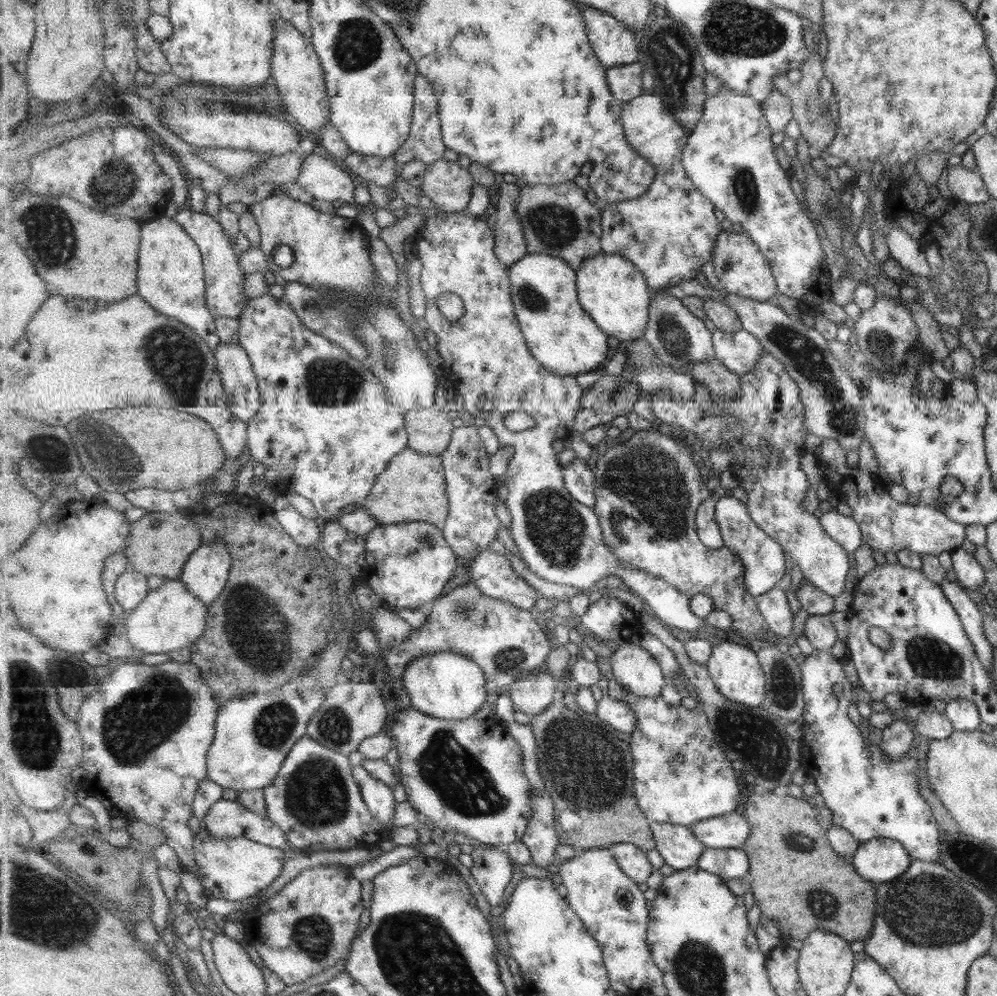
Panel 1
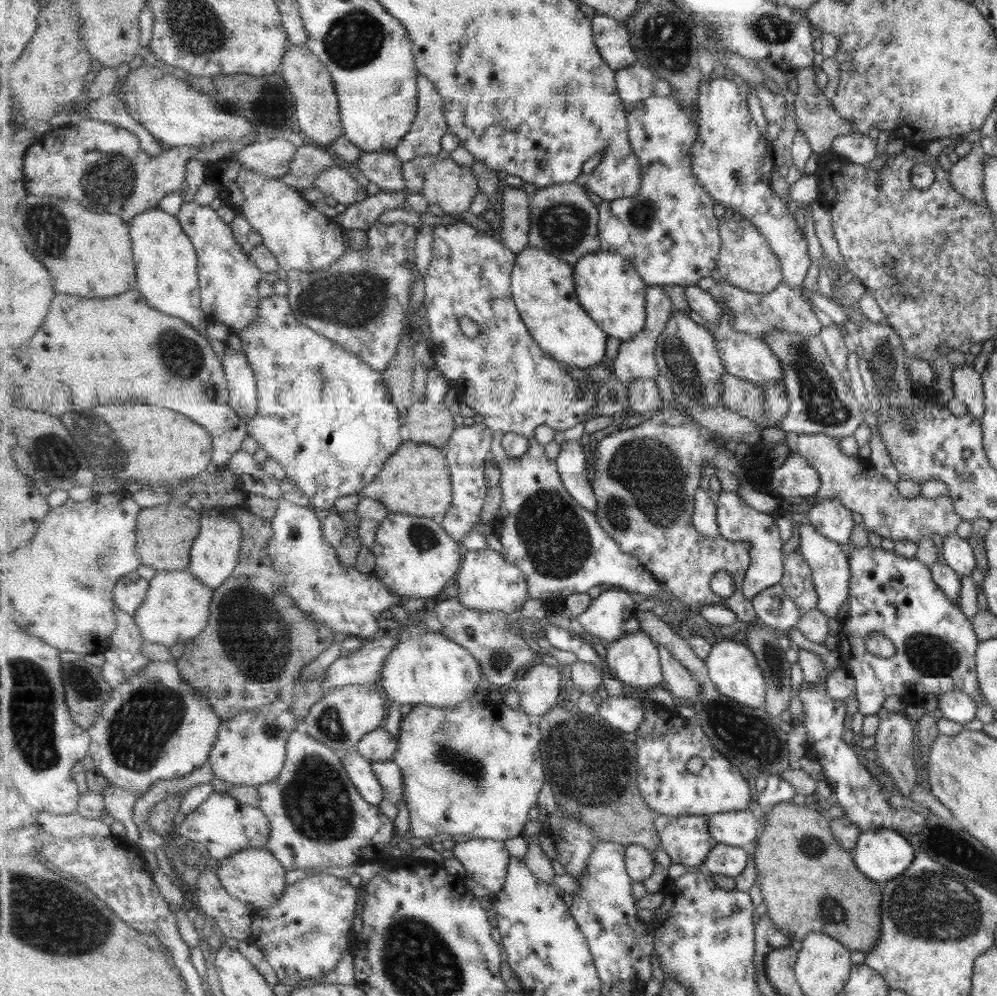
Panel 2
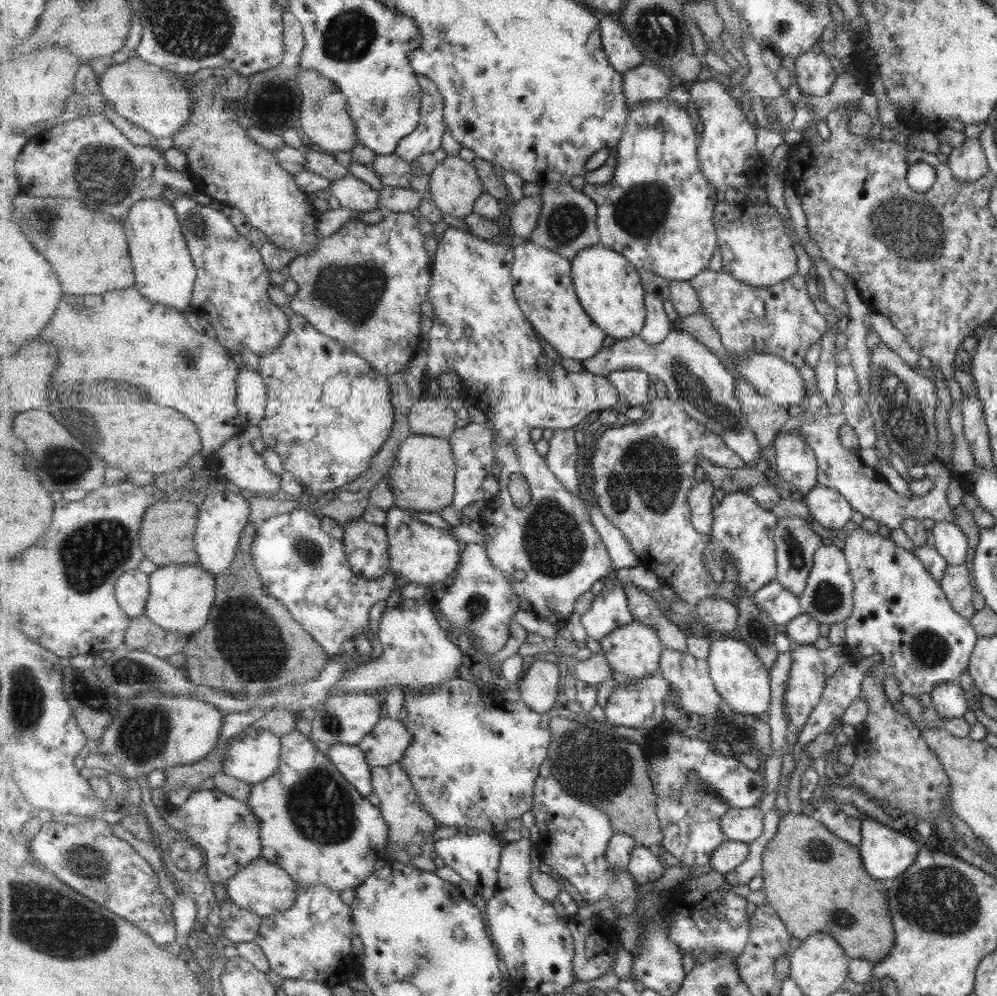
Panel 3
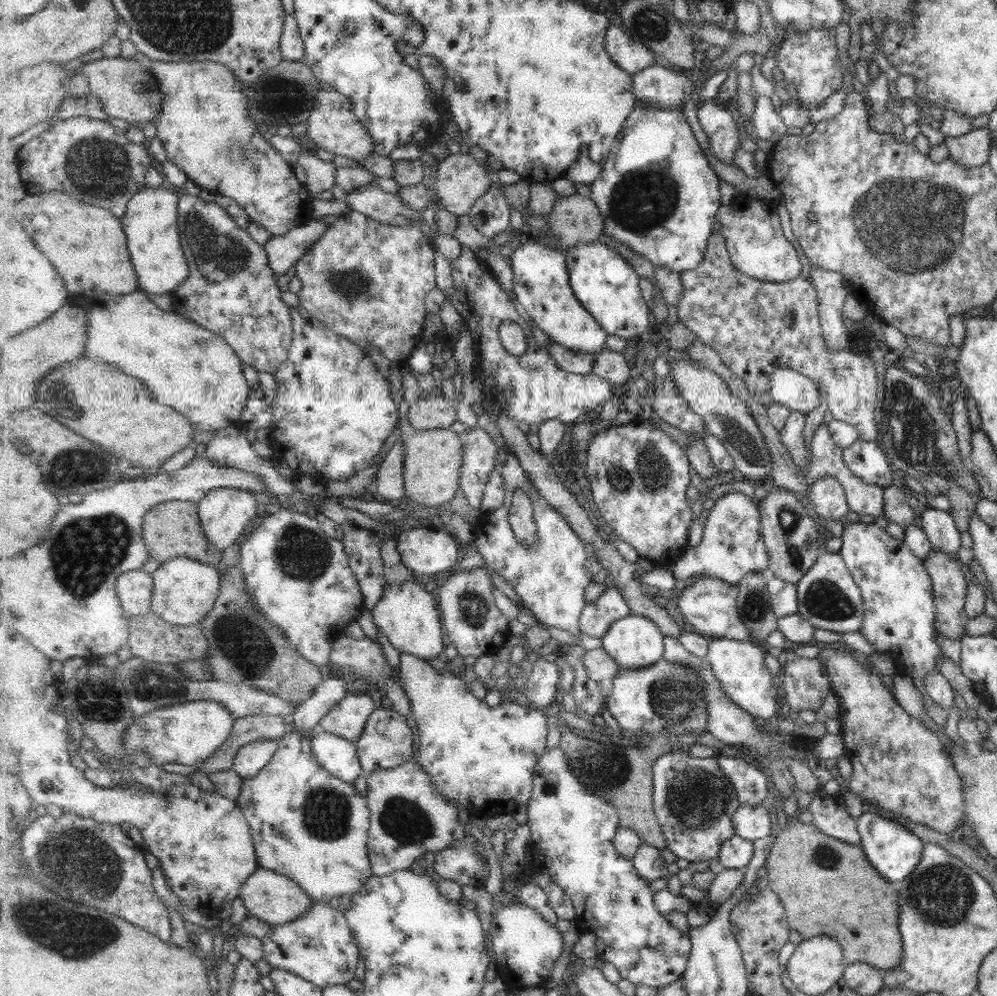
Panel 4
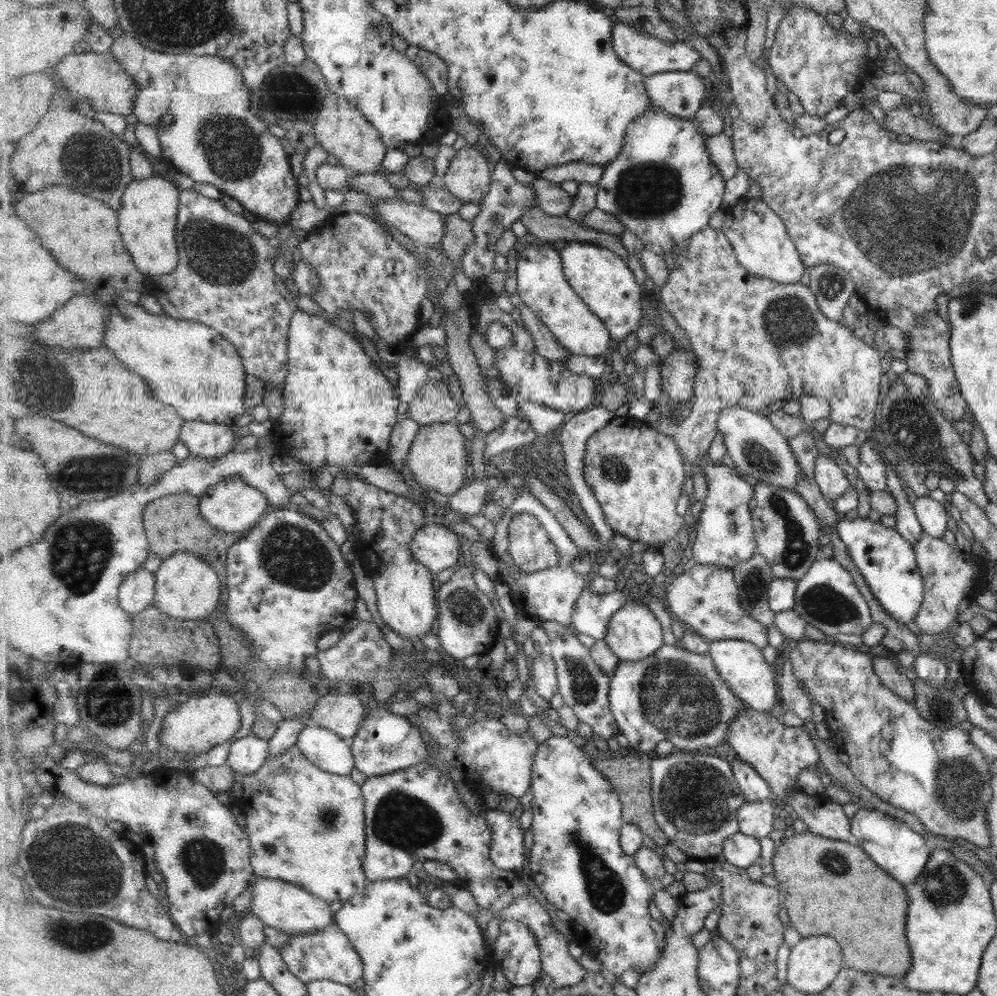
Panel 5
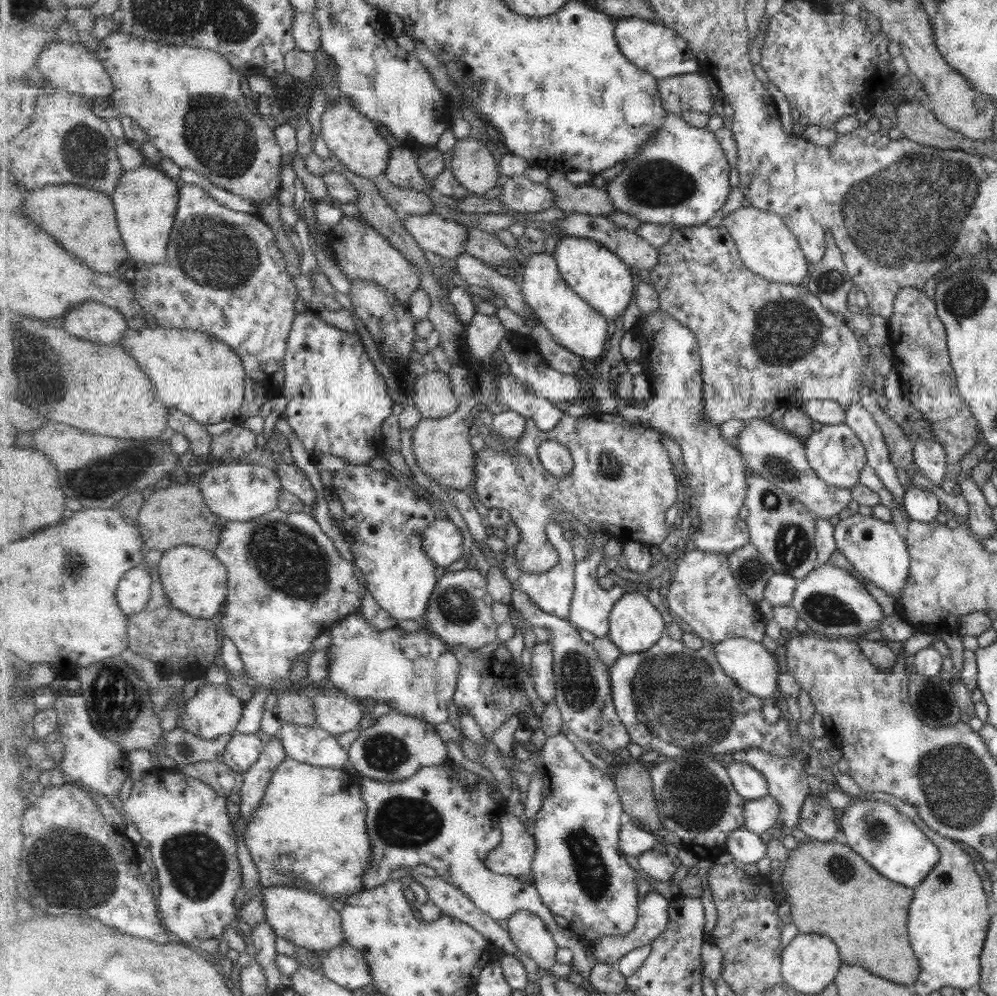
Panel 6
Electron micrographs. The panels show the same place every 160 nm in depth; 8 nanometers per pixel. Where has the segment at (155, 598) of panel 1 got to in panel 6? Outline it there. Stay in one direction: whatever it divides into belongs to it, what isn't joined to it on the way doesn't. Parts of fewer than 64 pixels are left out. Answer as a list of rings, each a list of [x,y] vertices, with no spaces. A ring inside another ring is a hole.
[[[179,545],[163,552],[157,565],[167,596],[181,612],[197,618],[213,619],[226,604],[230,586],[228,570],[211,551],[198,546]]]

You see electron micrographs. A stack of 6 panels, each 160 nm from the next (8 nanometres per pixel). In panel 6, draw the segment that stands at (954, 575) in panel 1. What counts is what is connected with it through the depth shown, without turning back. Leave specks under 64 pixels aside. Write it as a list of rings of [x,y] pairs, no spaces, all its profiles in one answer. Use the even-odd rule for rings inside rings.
[[[904,483],[902,506],[906,515],[921,524],[929,524],[935,521],[935,515],[939,512],[937,496],[928,490],[907,485]]]

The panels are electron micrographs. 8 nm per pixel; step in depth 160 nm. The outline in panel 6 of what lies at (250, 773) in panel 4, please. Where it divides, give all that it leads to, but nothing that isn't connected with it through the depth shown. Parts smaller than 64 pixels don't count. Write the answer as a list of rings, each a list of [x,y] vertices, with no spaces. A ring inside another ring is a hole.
[[[235,734],[228,741],[220,762],[244,775],[259,761],[264,749],[265,744],[258,734]]]

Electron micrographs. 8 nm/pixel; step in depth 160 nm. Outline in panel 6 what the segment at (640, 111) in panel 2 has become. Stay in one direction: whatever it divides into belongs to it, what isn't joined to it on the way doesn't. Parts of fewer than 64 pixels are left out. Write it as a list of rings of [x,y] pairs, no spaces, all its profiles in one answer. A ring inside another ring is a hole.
[[[668,113],[663,126],[649,139],[645,148],[635,158],[630,158],[624,172],[606,184],[610,197],[621,211],[644,223],[671,224],[676,229],[699,226],[709,222],[717,210],[722,210],[732,191],[730,183],[731,166],[725,152],[707,127],[691,126],[681,114]]]

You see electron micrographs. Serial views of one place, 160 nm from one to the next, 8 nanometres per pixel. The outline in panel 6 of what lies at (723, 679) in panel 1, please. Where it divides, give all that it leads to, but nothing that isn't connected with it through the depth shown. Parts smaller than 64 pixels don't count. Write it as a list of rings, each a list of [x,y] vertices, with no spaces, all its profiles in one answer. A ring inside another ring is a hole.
[[[735,637],[714,644],[717,659],[724,673],[745,690],[749,698],[773,700],[779,694],[779,665],[775,653],[769,652],[761,642],[750,638]]]

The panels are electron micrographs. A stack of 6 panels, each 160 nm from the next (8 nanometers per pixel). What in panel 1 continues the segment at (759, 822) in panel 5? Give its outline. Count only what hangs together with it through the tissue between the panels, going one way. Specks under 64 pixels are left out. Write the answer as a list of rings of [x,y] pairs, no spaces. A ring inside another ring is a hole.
[[[736,813],[709,817],[697,821],[691,827],[695,836],[712,849],[743,849],[752,833],[748,818]]]

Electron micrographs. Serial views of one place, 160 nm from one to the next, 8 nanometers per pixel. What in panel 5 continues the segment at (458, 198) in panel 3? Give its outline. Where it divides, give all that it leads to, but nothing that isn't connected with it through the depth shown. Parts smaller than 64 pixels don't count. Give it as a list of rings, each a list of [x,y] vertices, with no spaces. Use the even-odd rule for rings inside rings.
[[[465,145],[456,151],[444,186],[464,203],[480,202],[490,191],[491,165],[481,148]]]

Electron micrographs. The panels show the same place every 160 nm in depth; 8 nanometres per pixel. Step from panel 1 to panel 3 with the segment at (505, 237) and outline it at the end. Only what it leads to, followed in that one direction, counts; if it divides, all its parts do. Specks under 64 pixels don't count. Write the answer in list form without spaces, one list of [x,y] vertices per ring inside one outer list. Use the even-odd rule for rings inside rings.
[[[542,195],[523,197],[512,205],[511,234],[521,236],[529,241],[532,233],[537,228],[540,214],[542,213]]]

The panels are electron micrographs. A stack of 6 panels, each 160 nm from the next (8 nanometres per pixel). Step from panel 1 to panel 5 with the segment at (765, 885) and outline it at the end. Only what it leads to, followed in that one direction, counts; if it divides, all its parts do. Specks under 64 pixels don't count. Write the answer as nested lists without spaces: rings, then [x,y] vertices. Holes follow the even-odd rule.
[[[805,830],[800,834],[794,833],[777,848],[772,865],[774,876],[779,881],[777,887],[782,890],[789,924],[801,937],[827,934],[838,943],[843,942],[843,962],[854,971],[877,973],[896,979],[905,976],[911,966],[910,952],[903,936],[907,894],[903,892],[902,885],[880,870],[859,846],[854,842],[827,838]]]

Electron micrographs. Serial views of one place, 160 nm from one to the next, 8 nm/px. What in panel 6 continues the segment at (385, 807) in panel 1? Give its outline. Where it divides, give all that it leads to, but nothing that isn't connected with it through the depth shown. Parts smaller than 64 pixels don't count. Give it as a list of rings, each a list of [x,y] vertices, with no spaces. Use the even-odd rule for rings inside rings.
[[[283,723],[276,737],[281,739],[287,757],[301,763],[343,770],[351,760],[349,752],[341,748],[336,736],[319,726]]]

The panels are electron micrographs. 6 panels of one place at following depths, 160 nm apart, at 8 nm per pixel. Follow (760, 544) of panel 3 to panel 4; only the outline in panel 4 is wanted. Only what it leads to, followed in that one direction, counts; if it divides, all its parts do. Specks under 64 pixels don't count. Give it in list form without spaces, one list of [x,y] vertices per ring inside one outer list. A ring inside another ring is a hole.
[[[728,492],[715,500],[704,522],[703,541],[695,547],[689,547],[687,554],[673,567],[677,582],[676,592],[682,591],[693,583],[695,575],[715,577],[738,585],[747,573],[769,575],[770,553],[763,538],[762,513],[753,499],[741,492]]]

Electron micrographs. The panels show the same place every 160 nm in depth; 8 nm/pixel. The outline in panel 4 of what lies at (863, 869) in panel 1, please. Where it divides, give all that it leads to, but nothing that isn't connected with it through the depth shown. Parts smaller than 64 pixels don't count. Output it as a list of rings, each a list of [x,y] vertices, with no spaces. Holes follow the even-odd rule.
[[[867,808],[856,818],[856,831],[860,838],[860,849],[863,851],[867,862],[881,878],[890,884],[898,884],[919,863],[922,853],[922,842],[918,836],[893,822],[882,813]]]

